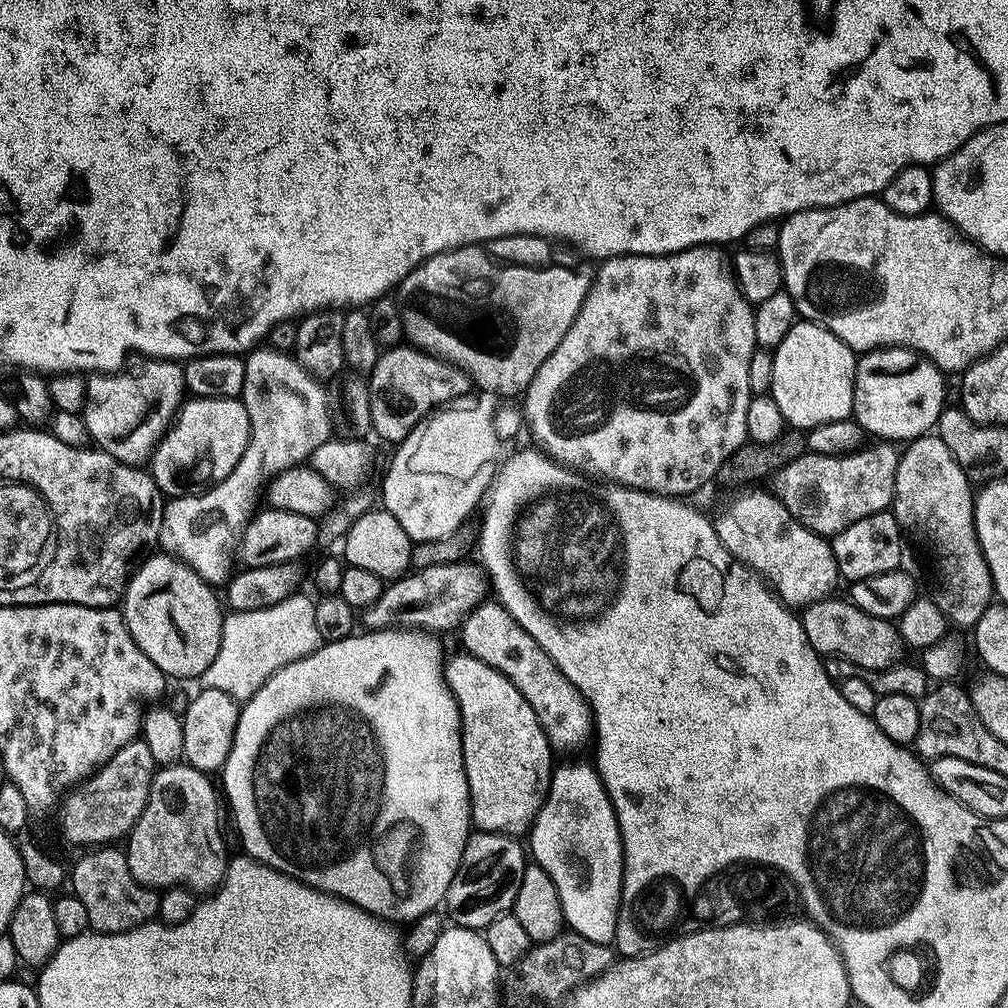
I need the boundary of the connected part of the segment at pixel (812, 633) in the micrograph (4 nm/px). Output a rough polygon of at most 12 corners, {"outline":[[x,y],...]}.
{"outline":[[851,599],[803,609],[810,646],[824,658],[881,672],[905,659],[891,620]]}

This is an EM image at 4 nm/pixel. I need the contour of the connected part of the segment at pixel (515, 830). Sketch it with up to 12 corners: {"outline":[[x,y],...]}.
{"outline":[[459,654],[472,823],[520,838],[548,796],[538,714],[494,666]]}

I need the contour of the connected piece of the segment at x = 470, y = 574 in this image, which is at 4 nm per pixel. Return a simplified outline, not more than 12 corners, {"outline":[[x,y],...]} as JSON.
{"outline":[[475,563],[416,568],[363,609],[368,630],[457,627],[490,592]]}

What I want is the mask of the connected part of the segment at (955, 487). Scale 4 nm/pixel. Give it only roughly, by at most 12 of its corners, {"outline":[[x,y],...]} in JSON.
{"outline":[[939,434],[907,445],[894,511],[932,547],[957,629],[994,600],[974,488]]}

